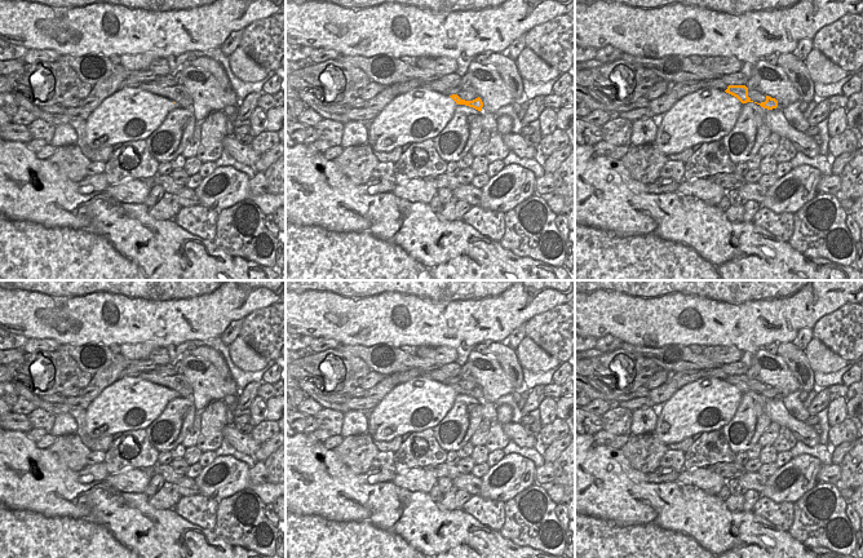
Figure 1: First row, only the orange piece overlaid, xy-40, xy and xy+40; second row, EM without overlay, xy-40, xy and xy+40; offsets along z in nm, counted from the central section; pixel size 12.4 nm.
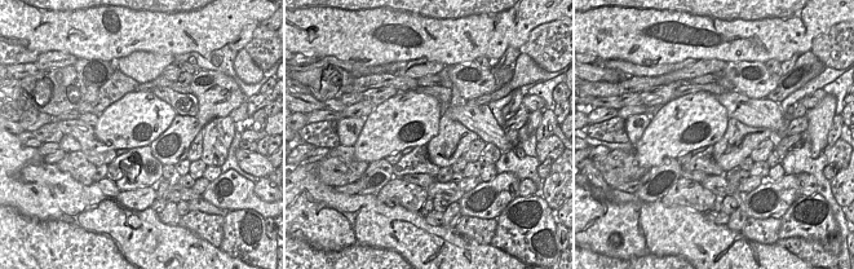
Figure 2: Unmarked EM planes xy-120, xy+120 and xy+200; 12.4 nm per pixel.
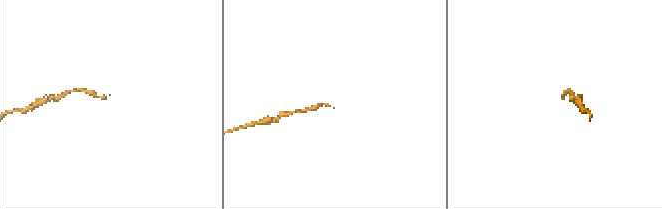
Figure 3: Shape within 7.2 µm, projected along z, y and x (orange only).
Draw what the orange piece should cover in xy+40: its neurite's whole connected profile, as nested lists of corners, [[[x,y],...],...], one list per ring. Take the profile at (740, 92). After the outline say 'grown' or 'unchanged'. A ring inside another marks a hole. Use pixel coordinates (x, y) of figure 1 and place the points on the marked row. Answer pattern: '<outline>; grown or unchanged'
[[[729,85],[725,92],[736,97],[742,103],[754,102],[767,110],[778,107],[778,101],[775,98],[757,90],[749,90],[745,85]]]; grown

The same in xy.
[[[461,87],[448,88],[444,96],[450,96],[457,105],[465,105],[478,111],[482,111],[482,99],[479,97],[477,98],[469,92],[464,92]]]; grown

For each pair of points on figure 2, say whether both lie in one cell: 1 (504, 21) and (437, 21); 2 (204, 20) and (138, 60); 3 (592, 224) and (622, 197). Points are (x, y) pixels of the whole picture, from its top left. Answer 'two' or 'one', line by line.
1: one
2: two
3: two

